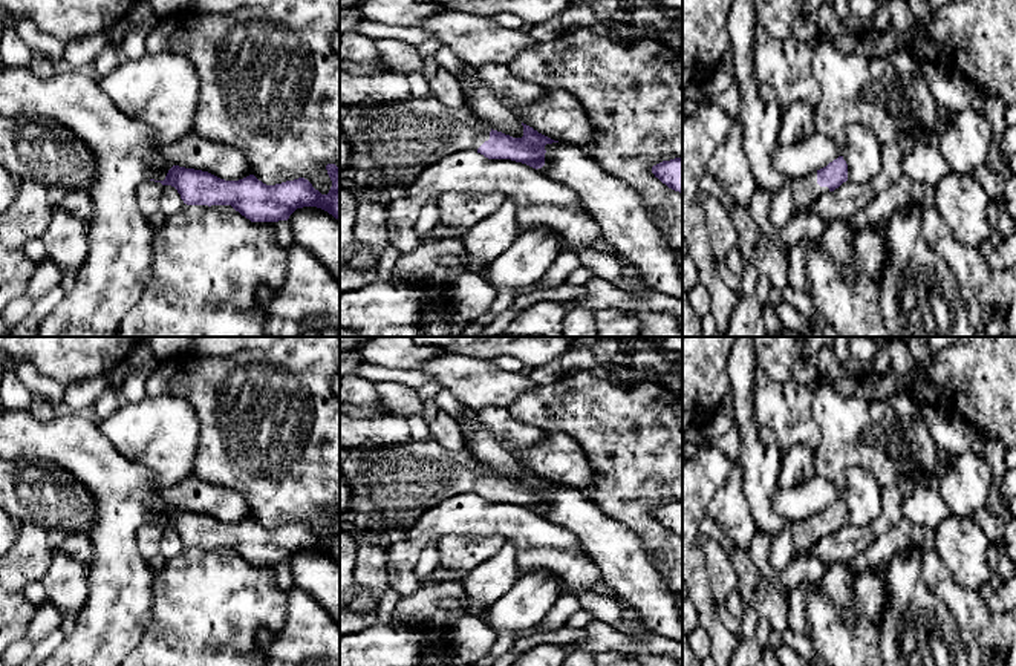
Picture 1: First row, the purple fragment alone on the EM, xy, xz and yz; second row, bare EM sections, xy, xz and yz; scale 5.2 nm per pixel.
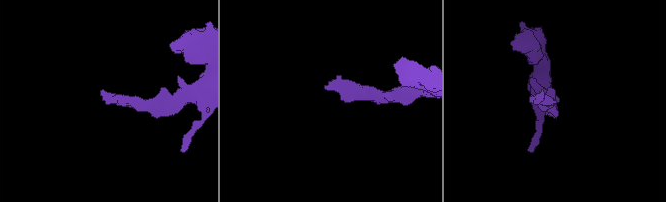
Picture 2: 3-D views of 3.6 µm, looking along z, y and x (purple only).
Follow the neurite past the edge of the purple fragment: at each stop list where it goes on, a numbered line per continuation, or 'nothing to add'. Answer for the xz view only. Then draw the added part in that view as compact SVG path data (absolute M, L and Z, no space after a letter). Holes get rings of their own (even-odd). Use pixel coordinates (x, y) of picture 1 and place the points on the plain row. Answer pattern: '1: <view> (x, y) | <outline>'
1: xz (390, 487) | M431 436L425 441L410 438L389 447L343 449L340 472L350 487L350 511L357 524L383 537L409 531L425 510L450 496L477 495L491 475L491 468L479 464L467 447L459 452L448 450Z

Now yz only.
1: yz (805, 533) | M817 514L793 522L791 536L796 550L811 550L822 537L829 536L828 530L817 527Z

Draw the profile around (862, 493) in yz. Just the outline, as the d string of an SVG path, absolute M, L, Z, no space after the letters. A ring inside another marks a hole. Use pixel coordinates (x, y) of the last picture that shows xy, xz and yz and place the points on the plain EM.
M851 467L846 470L846 482L842 499L848 507L848 524L866 530L881 513L881 485L869 470Z

